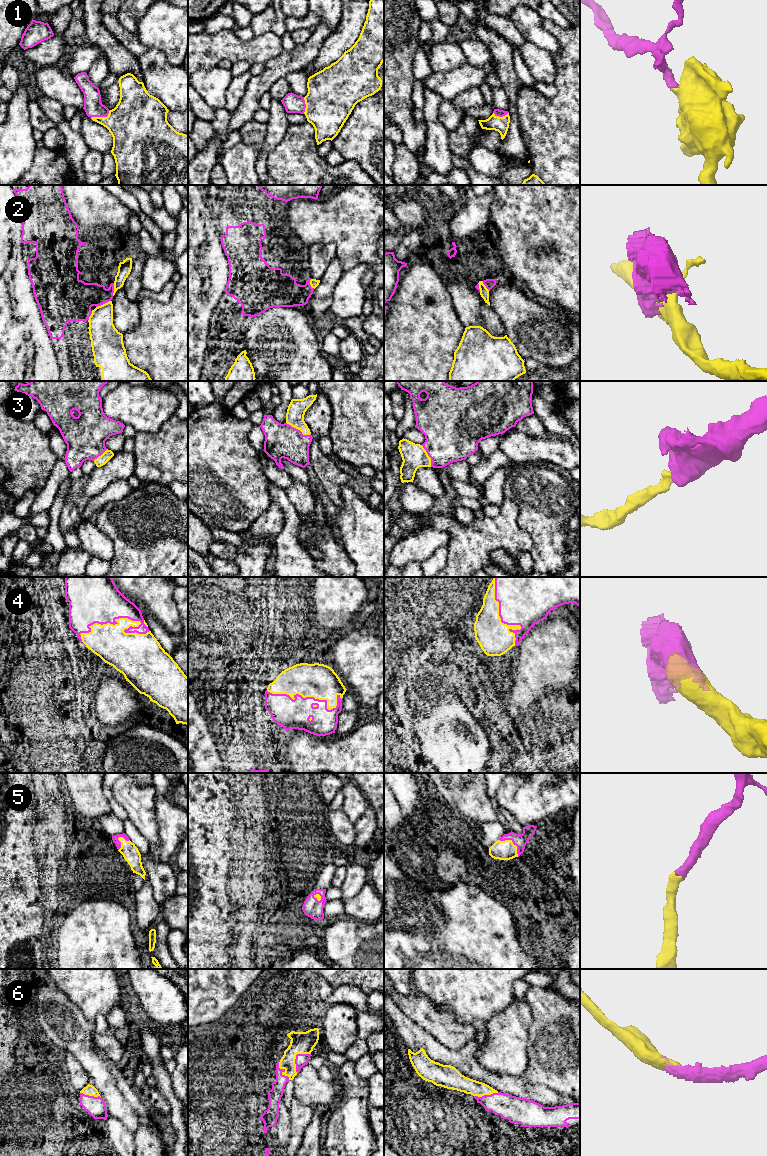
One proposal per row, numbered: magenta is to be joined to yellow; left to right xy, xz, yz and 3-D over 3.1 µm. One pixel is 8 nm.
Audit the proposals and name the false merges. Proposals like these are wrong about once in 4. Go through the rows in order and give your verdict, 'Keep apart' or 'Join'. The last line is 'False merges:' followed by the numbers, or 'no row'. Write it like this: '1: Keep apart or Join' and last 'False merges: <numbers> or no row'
1: Join
2: Keep apart
3: Join
4: Join
5: Join
6: Join
False merges: 2

